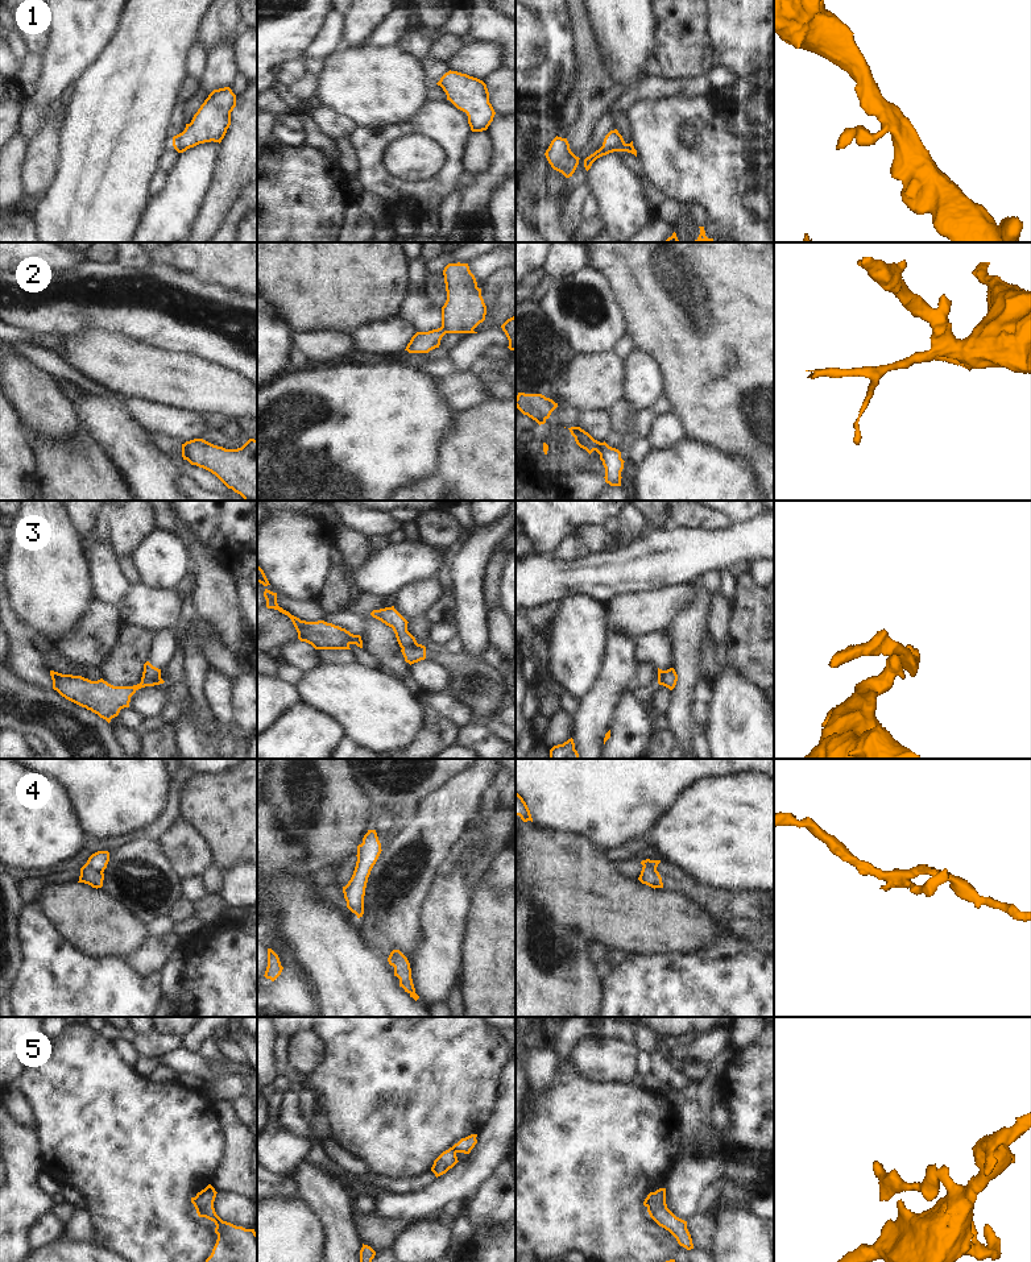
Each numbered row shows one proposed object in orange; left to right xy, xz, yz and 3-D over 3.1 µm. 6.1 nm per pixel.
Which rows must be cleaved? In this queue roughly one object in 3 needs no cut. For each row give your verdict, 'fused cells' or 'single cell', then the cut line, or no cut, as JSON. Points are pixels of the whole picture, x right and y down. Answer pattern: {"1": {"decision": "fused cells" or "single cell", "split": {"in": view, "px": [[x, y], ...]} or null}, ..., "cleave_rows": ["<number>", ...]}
{"1": {"decision": "single cell", "split": null}, "2": {"decision": "fused cells", "split": {"in": "yz", "px": [[601, 443], [599, 453]]}}, "3": {"decision": "fused cells", "split": {"in": "xz", "px": [[417, 643], [402, 648]]}}, "4": {"decision": "fused cells", "split": {"in": "xy", "px": [[86, 863], [102, 872]]}}, "5": {"decision": "fused cells", "split": {"in": "xz", "px": [[451, 1148], [455, 1153]]}}, "cleave_rows": ["2", "3", "4", "5"]}

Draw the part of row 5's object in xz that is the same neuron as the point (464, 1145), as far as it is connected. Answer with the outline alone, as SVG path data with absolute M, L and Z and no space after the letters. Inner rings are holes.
M471 1134L465 1138L461 1138L457 1143L455 1143L452 1146L452 1149L455 1150L455 1153L464 1153L464 1154L469 1154L471 1150L475 1147L475 1145L477 1143L476 1139L477 1134Z

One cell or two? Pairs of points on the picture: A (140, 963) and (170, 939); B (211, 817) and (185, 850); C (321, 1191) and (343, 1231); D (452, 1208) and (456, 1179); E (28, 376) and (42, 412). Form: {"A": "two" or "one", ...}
{"A": "one", "B": "two", "C": "one", "D": "two", "E": "one"}

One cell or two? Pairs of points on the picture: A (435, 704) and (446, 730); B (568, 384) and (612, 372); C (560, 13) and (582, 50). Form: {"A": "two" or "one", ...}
{"A": "two", "B": "one", "C": "two"}

